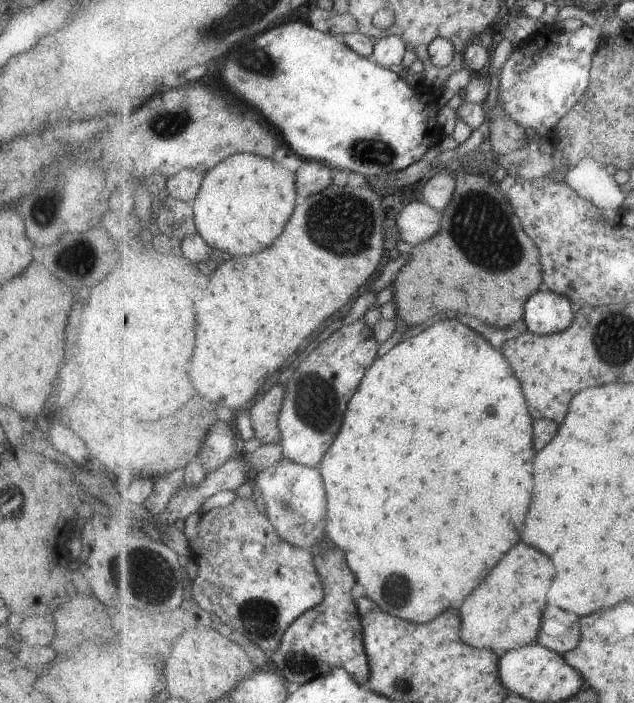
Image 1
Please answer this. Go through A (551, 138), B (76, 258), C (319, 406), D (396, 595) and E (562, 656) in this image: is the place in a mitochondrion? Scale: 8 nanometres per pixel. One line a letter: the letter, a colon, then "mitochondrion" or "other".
A: other
B: mitochondrion
C: mitochondrion
D: mitochondrion
E: other

